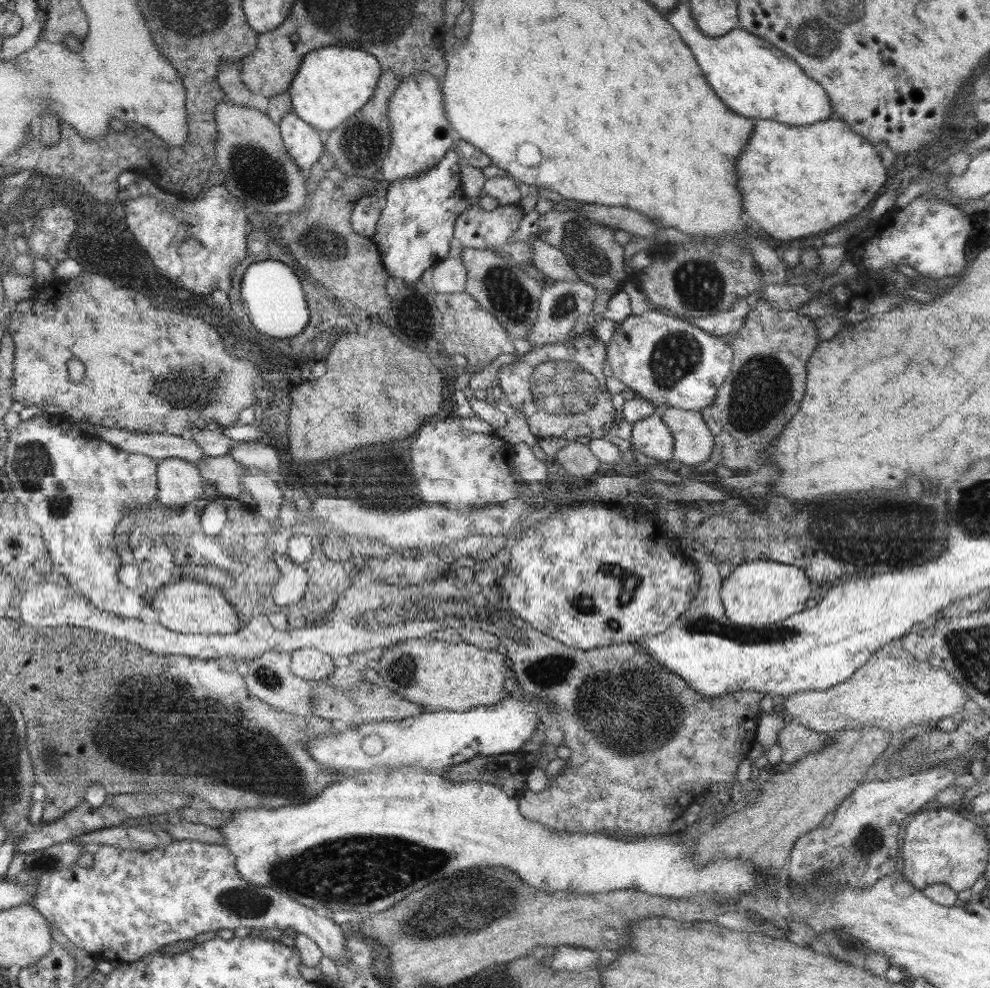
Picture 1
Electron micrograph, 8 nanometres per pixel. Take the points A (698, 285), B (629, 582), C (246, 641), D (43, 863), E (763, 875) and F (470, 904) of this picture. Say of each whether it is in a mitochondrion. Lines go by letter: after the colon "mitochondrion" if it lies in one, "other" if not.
A: mitochondrion
B: mitochondrion
C: other
D: other
E: other
F: mitochondrion

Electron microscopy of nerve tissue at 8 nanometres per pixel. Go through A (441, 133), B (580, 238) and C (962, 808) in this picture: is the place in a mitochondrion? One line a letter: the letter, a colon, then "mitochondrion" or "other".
A: other
B: mitochondrion
C: other

